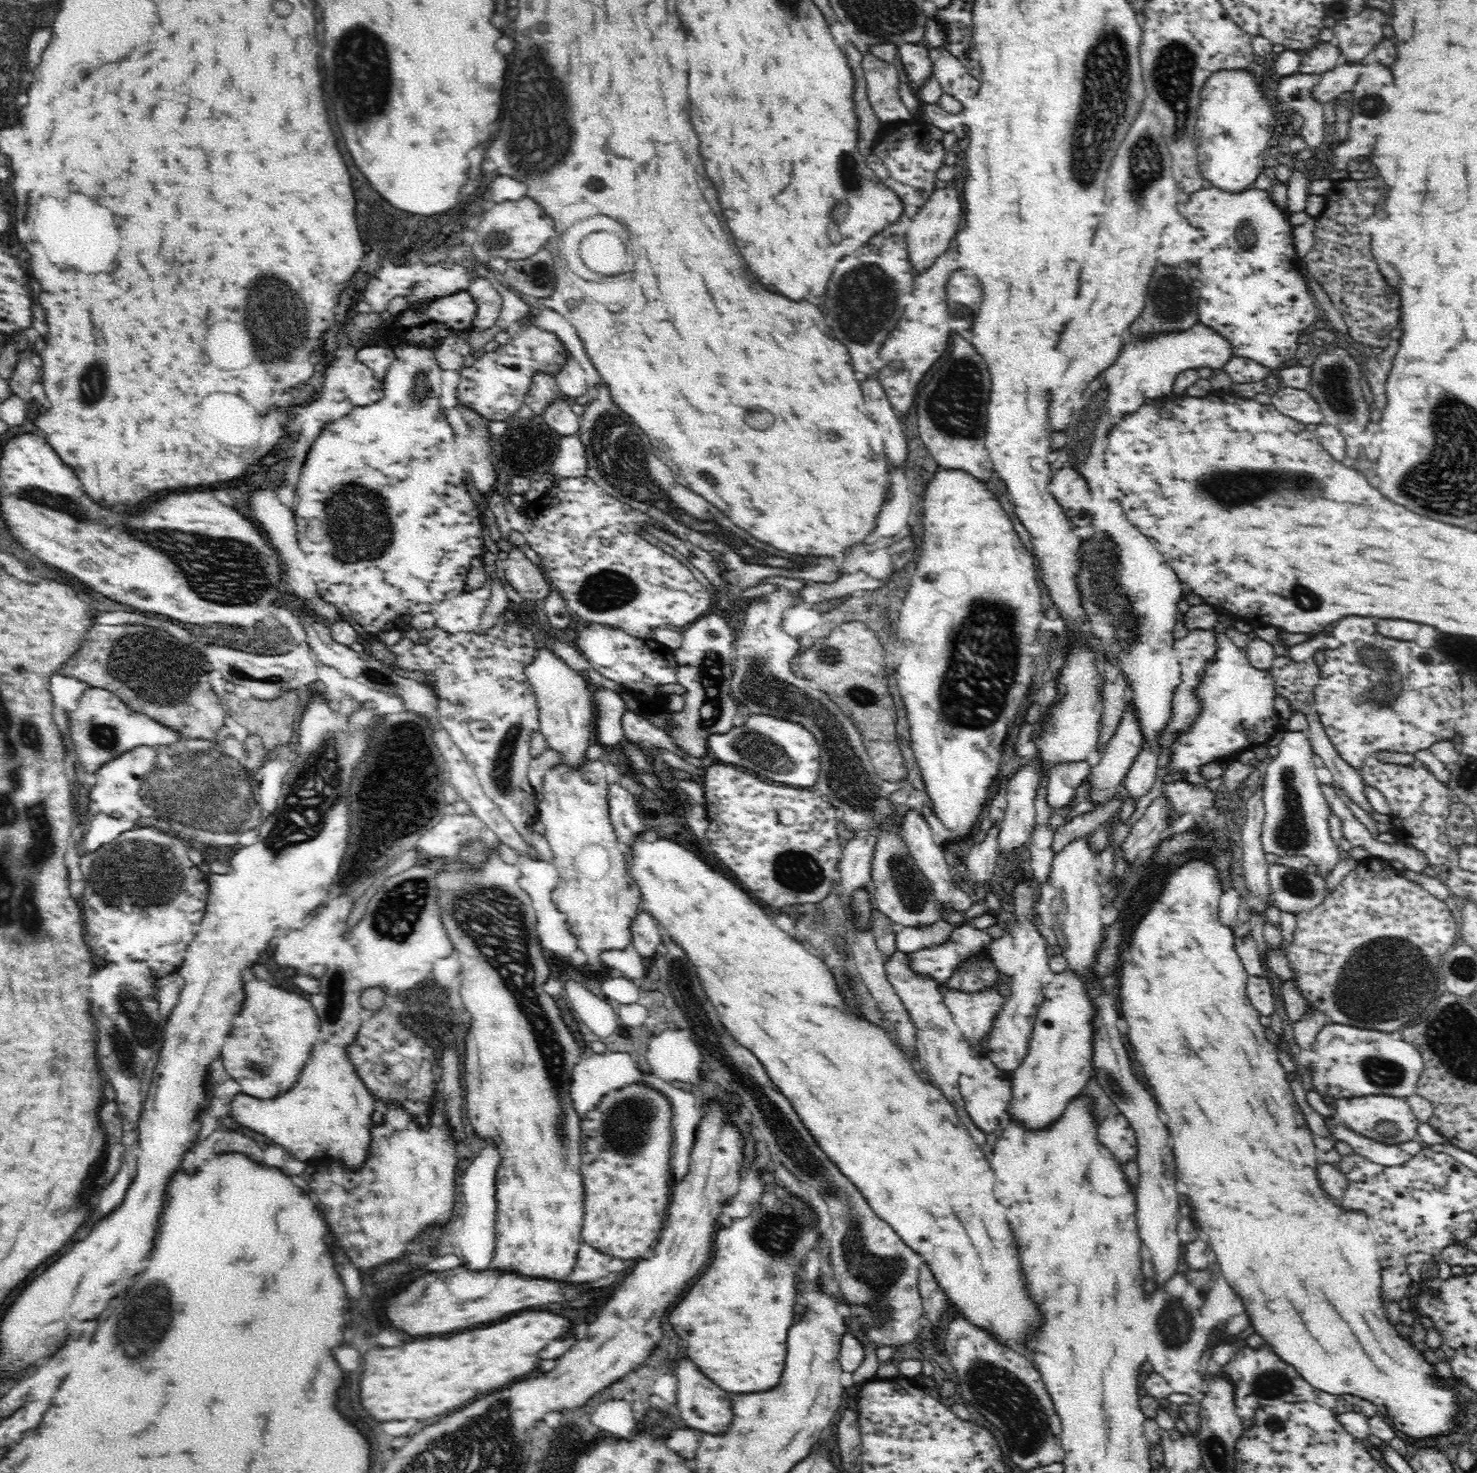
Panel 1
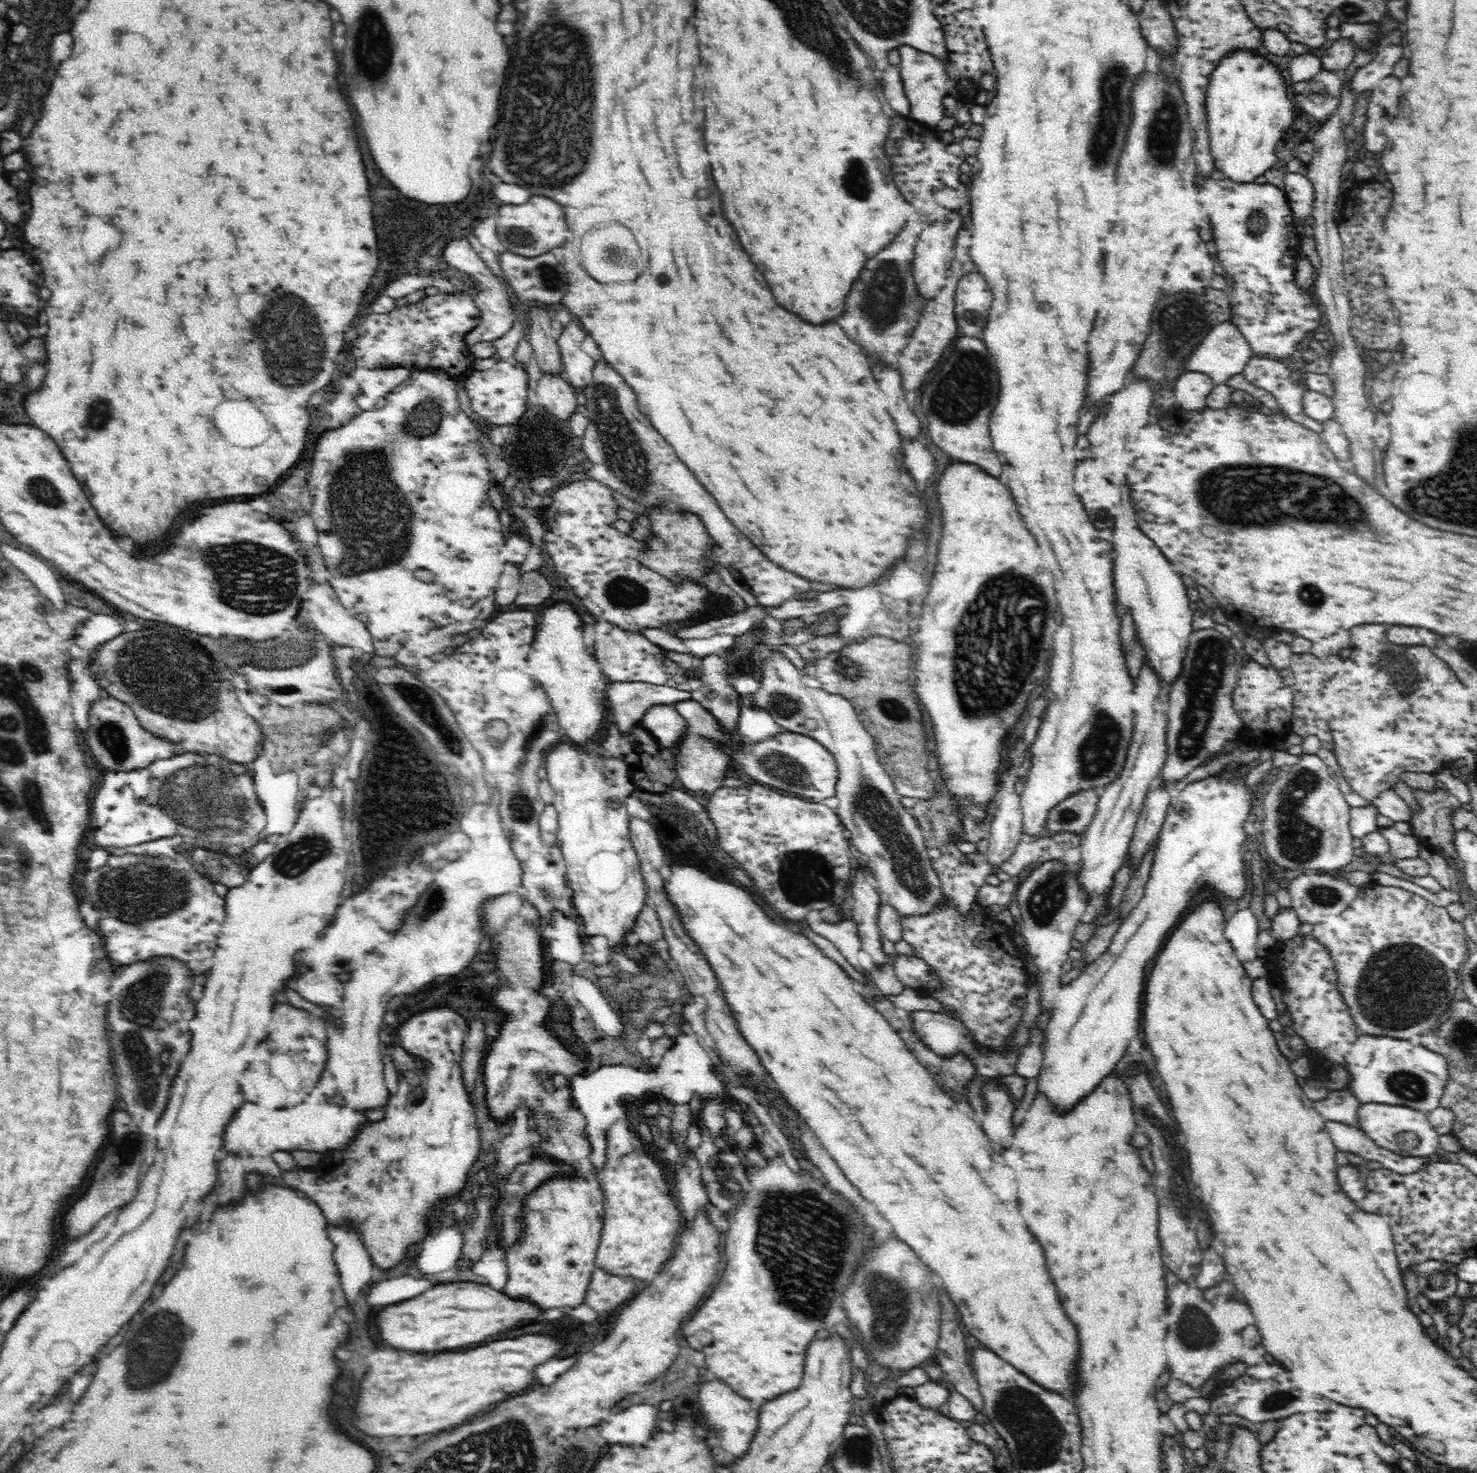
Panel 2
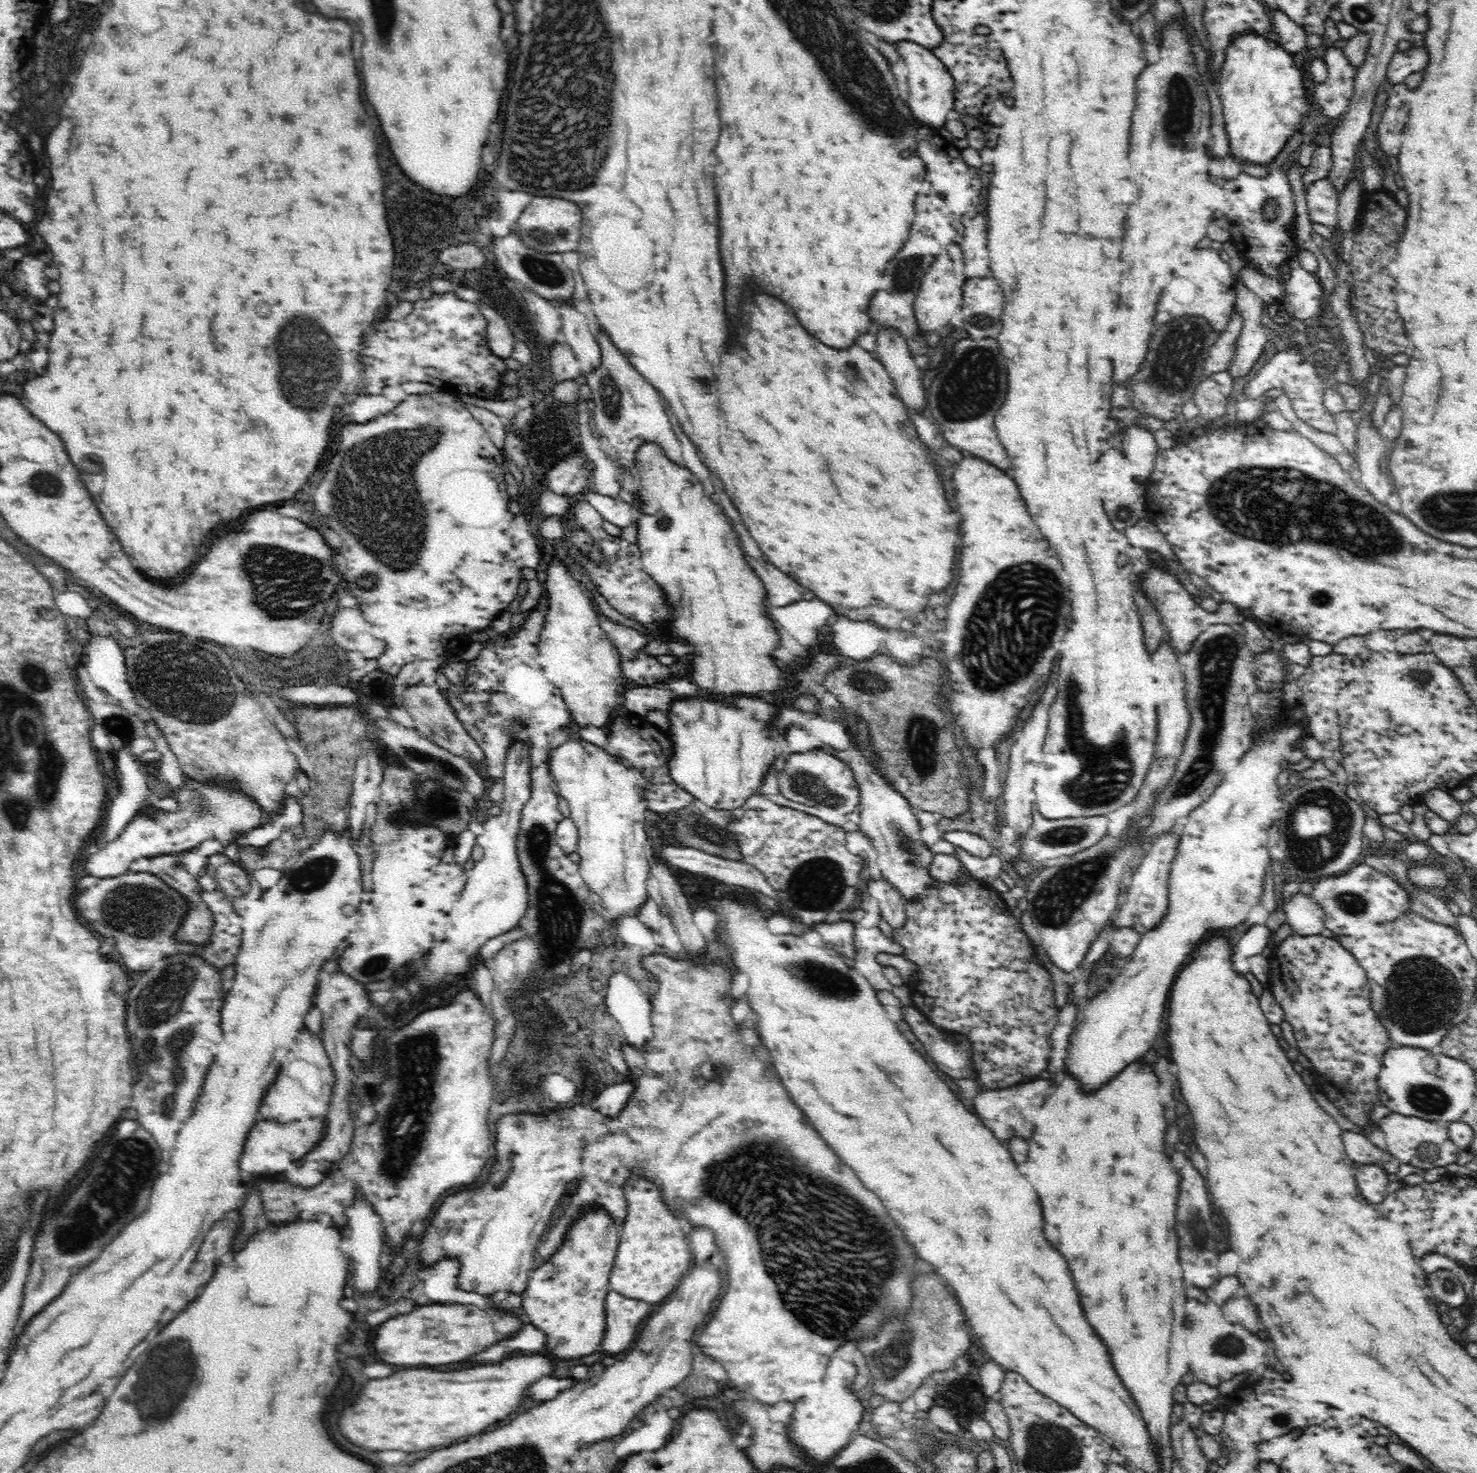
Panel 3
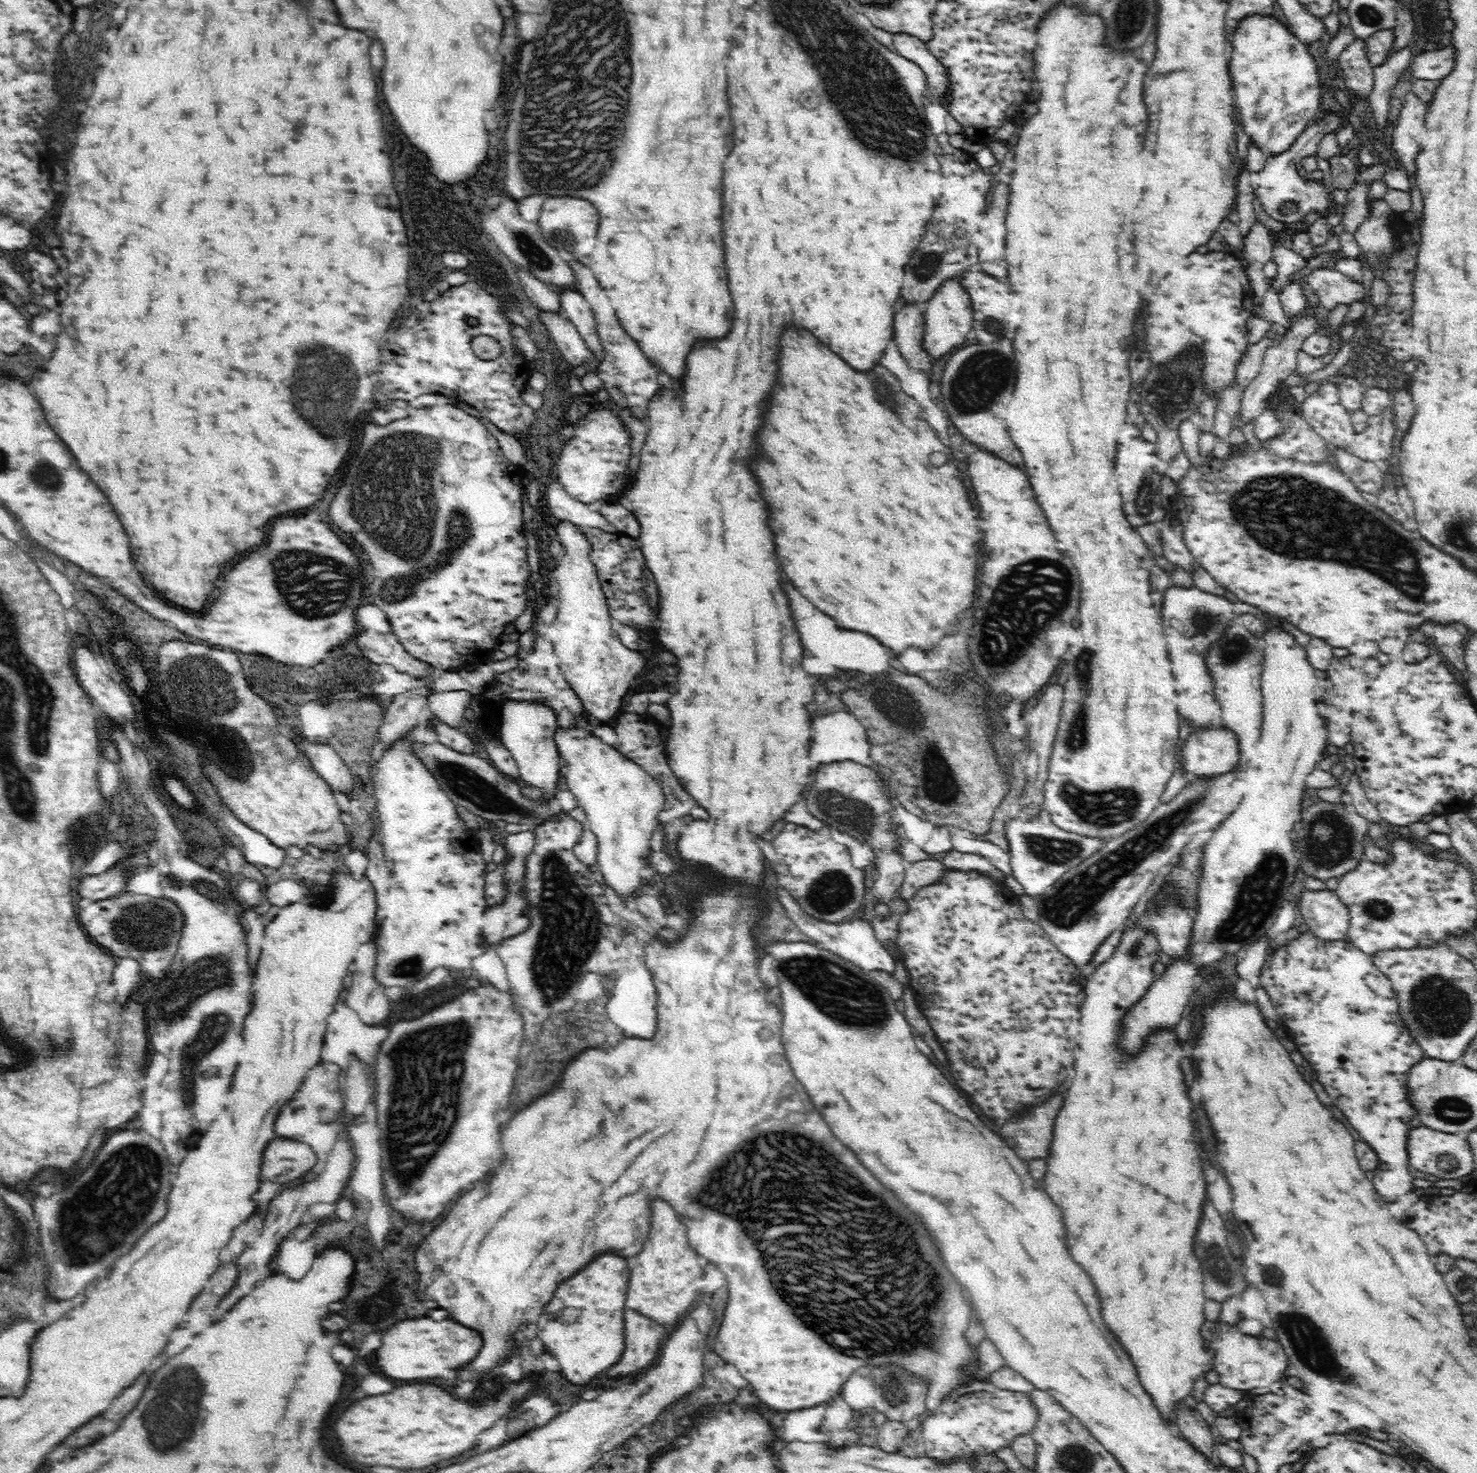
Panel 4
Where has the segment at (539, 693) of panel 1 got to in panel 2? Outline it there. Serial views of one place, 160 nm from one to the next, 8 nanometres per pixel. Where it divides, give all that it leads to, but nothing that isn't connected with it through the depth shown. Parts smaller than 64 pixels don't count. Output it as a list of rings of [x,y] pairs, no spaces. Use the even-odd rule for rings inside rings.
[[[552,604],[541,615],[528,657],[534,681],[546,691],[551,708],[558,716],[560,730],[576,745],[591,740],[600,730],[608,707],[606,691],[610,684],[598,663],[596,651],[590,653],[586,648],[583,626],[582,617],[572,604]]]

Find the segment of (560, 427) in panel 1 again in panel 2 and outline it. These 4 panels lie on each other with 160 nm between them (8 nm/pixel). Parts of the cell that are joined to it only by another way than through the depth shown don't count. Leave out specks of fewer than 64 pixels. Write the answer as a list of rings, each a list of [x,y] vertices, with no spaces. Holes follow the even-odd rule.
[[[563,370],[544,372],[538,380],[537,390],[532,397],[556,418],[568,420],[576,410],[578,391],[567,381]]]

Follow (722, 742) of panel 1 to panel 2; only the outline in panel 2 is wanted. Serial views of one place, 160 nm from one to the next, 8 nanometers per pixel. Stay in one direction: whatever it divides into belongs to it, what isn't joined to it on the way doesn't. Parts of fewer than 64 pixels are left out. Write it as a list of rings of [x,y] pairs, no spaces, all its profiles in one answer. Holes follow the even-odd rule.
[[[654,705],[642,717],[640,722],[658,741],[662,749],[678,744],[684,736],[686,721],[673,705]],[[784,731],[773,739],[759,742],[757,745],[740,744],[732,750],[734,760],[750,774],[751,778],[767,787],[778,788],[779,791],[794,793],[795,796],[814,800],[817,804],[836,797],[838,782],[838,765],[834,755],[818,741]]]

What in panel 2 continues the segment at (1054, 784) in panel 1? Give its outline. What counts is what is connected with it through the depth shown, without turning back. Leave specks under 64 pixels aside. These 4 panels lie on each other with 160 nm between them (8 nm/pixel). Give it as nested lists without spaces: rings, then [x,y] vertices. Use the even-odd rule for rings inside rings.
[[[1084,791],[1062,804],[1056,805],[1048,815],[1044,830],[1040,836],[1028,836],[1032,840],[1040,837],[1053,837],[1062,833],[1078,835],[1080,840],[1095,817],[1100,793]]]

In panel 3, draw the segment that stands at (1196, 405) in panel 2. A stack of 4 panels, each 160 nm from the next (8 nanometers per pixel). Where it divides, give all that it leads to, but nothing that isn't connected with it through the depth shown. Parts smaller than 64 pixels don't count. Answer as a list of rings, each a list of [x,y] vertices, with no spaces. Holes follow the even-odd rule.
[[[1216,372],[1196,387],[1194,400],[1199,414],[1209,422],[1216,422],[1226,414],[1228,398],[1234,394],[1234,377],[1229,372]]]

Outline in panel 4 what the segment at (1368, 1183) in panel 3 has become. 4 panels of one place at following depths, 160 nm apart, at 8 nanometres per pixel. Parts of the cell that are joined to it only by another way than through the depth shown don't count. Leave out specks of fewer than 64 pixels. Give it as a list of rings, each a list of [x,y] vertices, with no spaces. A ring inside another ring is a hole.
[[[1307,931],[1268,955],[1261,968],[1259,984],[1268,993],[1274,1009],[1282,1017],[1282,1023],[1290,1031],[1296,1050],[1316,1070],[1318,1082],[1378,1155],[1379,1167],[1371,1180],[1378,1194],[1392,1202],[1411,1192],[1416,1177],[1410,1173],[1407,1138],[1417,1120],[1414,1119],[1414,1107],[1410,1108],[1410,1099],[1406,1100],[1402,1080],[1406,1080],[1406,1068],[1410,1068],[1414,1060],[1422,1061],[1422,1056],[1427,1054],[1414,1044],[1414,1037],[1402,1028],[1402,1020],[1398,1020],[1399,1005],[1398,1000],[1394,1000],[1390,979],[1384,978],[1374,961],[1350,941],[1322,940]]]

